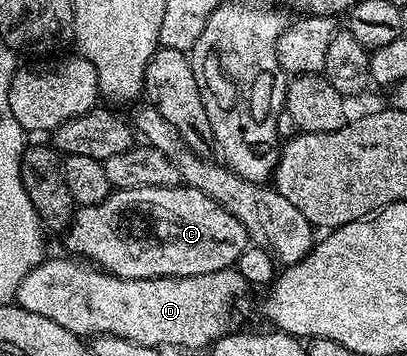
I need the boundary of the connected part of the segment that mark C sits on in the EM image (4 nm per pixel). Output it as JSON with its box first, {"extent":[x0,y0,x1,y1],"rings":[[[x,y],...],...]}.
{"extent":[64,185,252,279],"rings":[[[179,185],[176,187],[123,187],[111,190],[100,205],[78,207],[74,220],[64,232],[71,256],[89,261],[110,275],[125,279],[159,279],[160,277],[196,277],[233,268],[252,240],[244,225],[228,209],[220,206],[208,193]]]}

